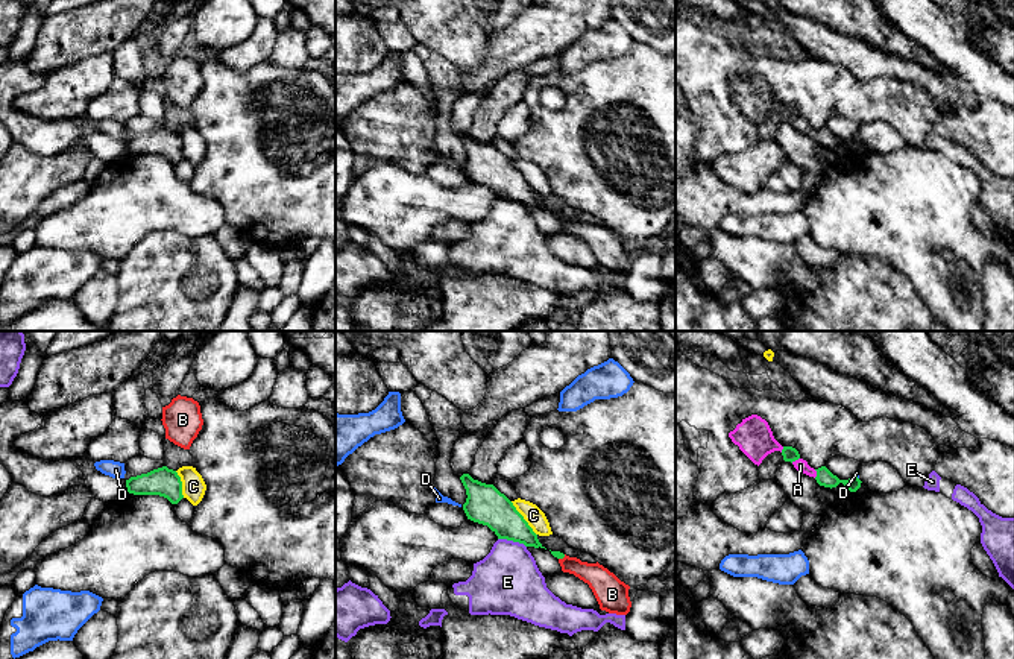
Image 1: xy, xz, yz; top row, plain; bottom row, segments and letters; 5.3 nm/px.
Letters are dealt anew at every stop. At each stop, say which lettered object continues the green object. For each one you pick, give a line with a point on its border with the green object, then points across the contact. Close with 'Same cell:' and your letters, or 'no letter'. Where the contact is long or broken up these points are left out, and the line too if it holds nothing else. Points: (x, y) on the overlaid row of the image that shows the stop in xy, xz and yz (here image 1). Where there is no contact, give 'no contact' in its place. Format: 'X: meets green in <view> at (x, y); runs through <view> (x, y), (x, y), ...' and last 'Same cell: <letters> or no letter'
A: meets green in yz at (817, 474); runs through yz (825, 477), (817, 474), (800, 465)
Same cell: A

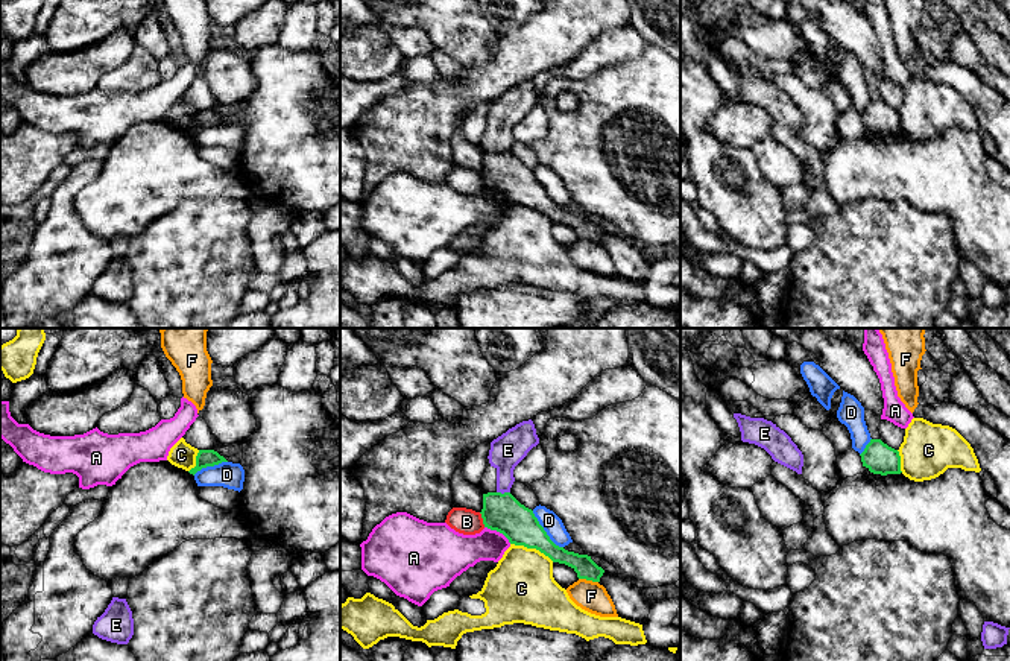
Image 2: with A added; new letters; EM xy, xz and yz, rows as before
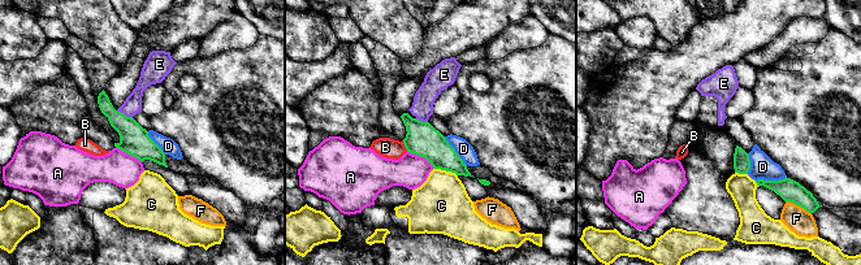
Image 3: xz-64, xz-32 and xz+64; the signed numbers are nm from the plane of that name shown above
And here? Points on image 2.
Same cell: no letter

